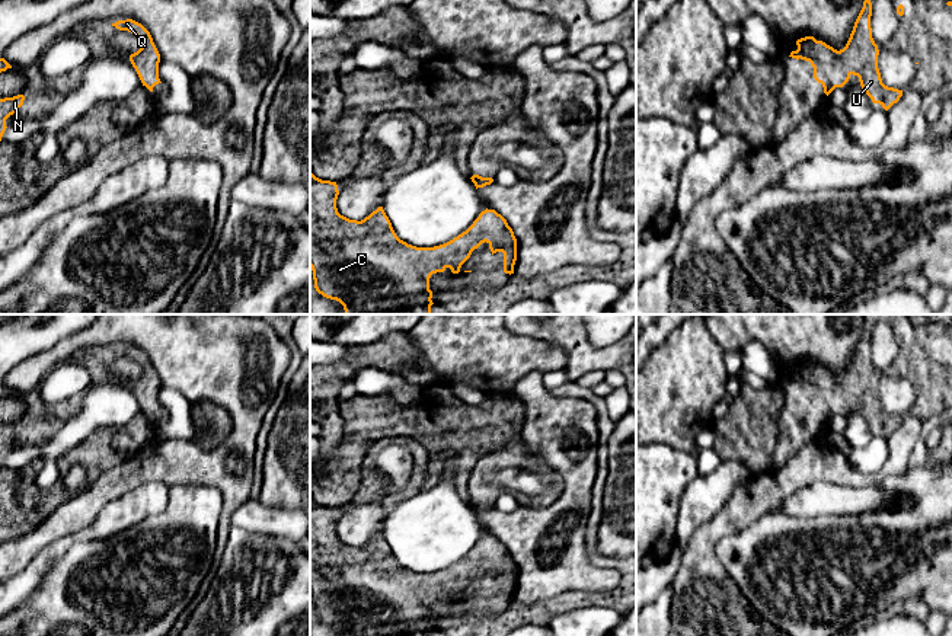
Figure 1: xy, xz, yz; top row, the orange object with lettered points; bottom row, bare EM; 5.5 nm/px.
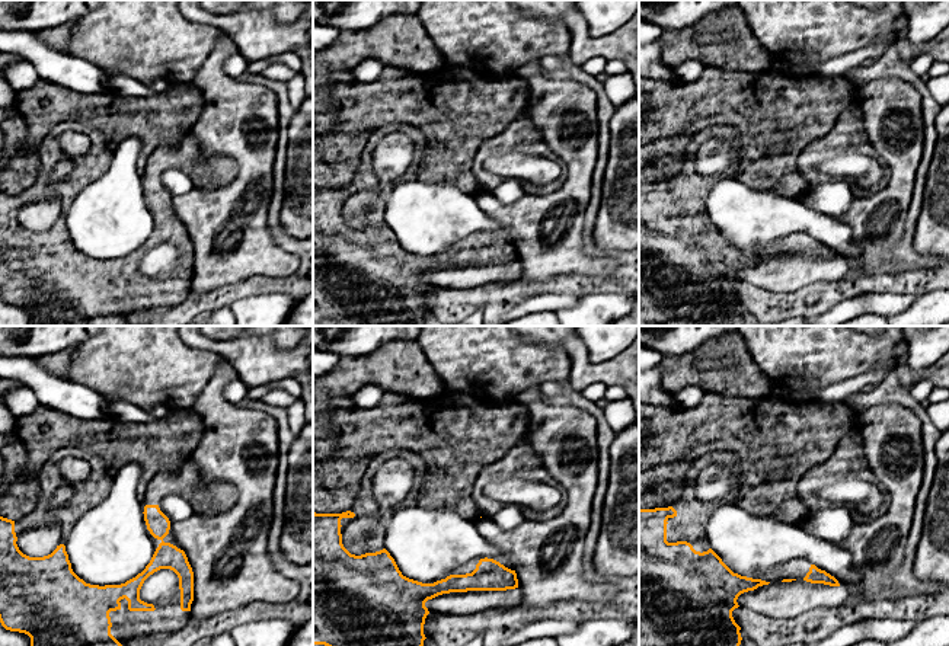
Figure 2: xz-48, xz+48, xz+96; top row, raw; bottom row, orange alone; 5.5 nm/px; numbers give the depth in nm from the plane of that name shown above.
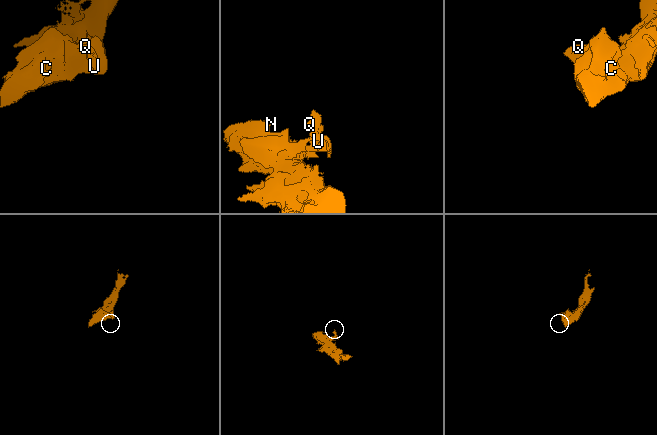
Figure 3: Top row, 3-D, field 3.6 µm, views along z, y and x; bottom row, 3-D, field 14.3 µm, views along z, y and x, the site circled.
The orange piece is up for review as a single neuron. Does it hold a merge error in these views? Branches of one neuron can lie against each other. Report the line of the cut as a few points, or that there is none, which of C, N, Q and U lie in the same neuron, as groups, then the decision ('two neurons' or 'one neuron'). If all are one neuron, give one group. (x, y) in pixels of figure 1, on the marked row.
no cut; C N Q U; one neuron

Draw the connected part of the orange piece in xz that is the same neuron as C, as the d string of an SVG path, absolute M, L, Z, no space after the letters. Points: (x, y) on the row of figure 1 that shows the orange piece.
M310 172L310 268L314 288L323 297L339 301L345 314L431 314L431 275L447 268L459 274L472 252L485 242L492 255L504 253L504 272L514 274L517 239L495 210L482 211L466 231L444 245L416 247L396 236L383 207L361 221L349 220L338 212L338 195L336 182L322 180Z

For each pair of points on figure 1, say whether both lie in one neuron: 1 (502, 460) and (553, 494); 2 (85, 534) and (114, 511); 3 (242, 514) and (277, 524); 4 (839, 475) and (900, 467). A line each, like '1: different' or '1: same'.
1: same
2: same
3: same
4: same

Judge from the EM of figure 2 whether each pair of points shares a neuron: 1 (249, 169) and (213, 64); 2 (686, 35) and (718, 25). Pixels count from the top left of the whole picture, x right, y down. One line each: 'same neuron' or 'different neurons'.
1: same neuron
2: same neuron

